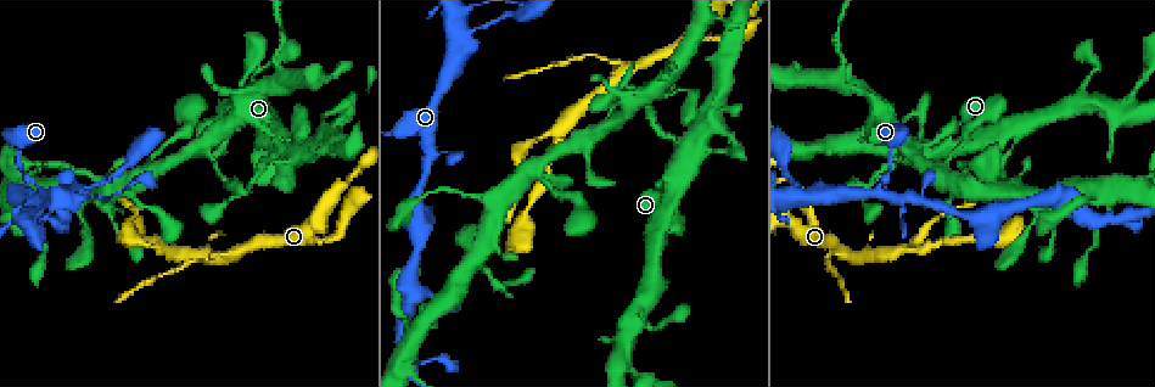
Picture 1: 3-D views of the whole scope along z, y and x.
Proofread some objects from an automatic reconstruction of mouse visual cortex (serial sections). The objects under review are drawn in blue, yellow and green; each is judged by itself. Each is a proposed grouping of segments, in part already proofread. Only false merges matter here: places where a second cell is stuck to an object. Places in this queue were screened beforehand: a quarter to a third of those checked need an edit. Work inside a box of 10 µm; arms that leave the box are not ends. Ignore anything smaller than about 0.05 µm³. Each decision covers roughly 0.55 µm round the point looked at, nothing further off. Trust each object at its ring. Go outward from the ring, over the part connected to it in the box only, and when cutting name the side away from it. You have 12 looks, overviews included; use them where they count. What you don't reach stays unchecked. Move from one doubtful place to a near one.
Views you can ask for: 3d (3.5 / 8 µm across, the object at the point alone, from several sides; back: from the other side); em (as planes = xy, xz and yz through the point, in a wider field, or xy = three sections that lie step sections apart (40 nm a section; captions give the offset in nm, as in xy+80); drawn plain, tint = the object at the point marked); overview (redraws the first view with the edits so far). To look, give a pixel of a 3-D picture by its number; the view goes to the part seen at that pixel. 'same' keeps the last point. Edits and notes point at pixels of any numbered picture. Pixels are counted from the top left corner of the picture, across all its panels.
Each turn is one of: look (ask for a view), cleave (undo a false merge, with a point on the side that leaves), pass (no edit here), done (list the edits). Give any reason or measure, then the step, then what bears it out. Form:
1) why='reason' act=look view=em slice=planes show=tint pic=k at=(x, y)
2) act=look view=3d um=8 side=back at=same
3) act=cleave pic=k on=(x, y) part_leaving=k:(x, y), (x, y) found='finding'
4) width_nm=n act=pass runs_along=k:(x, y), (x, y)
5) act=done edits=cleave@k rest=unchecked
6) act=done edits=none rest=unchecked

why='thick turns thin' act=look view=3d um=3.5 pic=1 at=(699, 147)

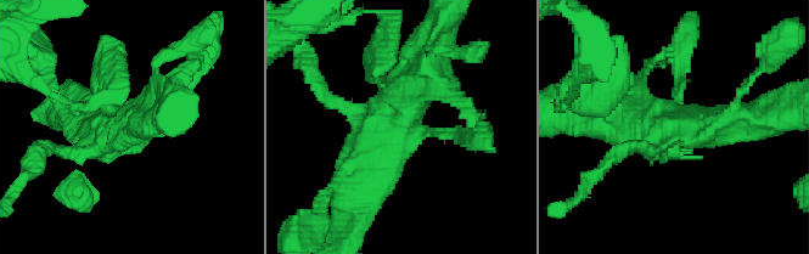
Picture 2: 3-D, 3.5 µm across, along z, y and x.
why='need the tissue' act=look view=em slice=planes show=tint pic=2 at=(668, 128)

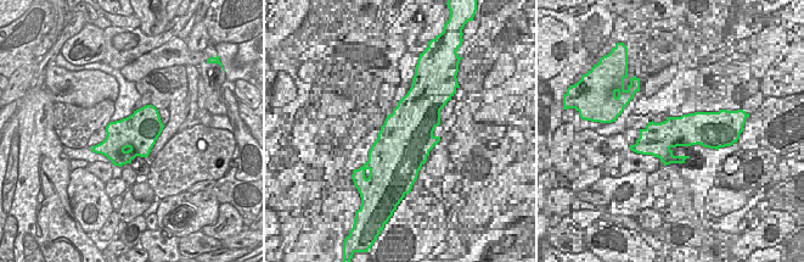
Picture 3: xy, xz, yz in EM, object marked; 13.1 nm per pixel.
act=pass runs_along=2:(354, 188), (395, 123), (325, 95) found='one cell here'

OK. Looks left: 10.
why='sharp bend' act=look view=3d um=3.5 pic=1 at=(626, 86)

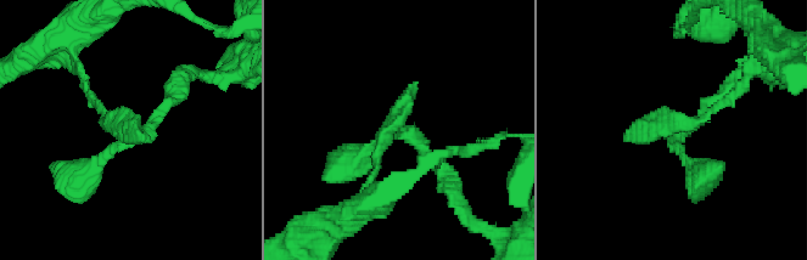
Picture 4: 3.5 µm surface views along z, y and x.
why='shape alone is not enough' act=look view=em slice=xy step=1 show=tint pic=4 at=(673, 145)

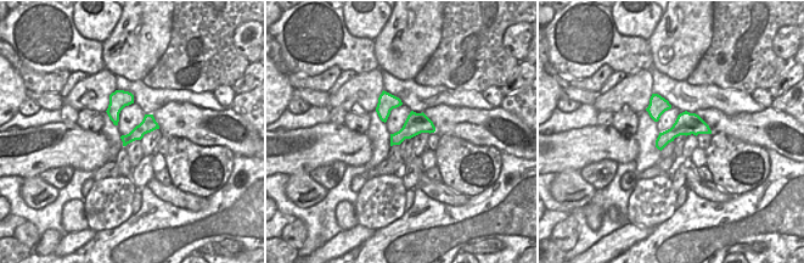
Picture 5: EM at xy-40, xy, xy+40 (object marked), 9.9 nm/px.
act=pass runs_along=4:(173, 99), (124, 143), (99, 106) found='continuous, no second cell'

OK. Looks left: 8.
act=look view=3d um=8 pic=1 at=(594, 136)

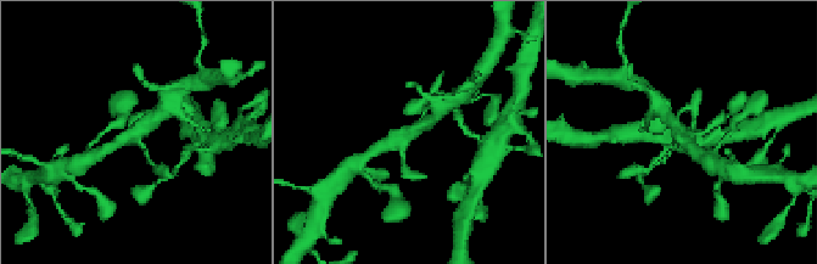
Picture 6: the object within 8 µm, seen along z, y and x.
why='closer look' act=look view=3d um=3.5 at=same

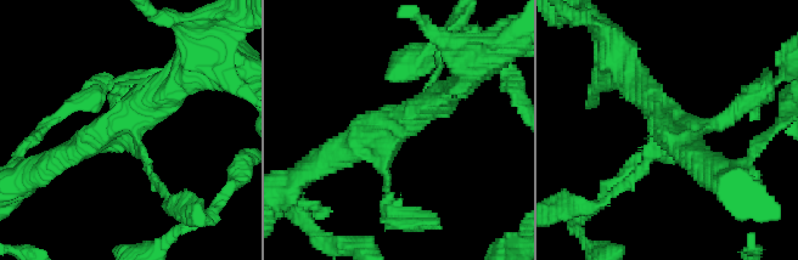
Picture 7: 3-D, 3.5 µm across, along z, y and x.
arms=4 arm_widths_nm=100,150,350,350 why='now the EM' act=look view=em slice=xy step=2 show=tint pic=7 at=(400, 124)

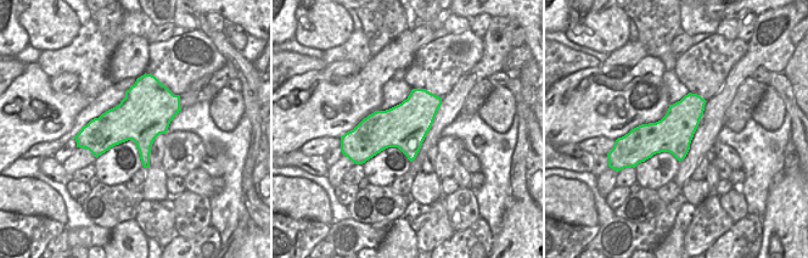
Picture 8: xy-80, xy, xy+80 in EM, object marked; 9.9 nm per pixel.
width_nm=460 act=pass runs_along=7:(434, 82), (386, 137), (333, 153) found='one cell here'

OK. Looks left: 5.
why='calibre changes' act=look view=3d um=8 pic=1 at=(878, 189)

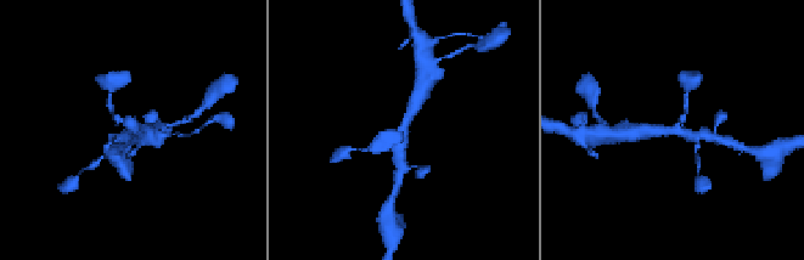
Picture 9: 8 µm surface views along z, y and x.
arms=3 arm_widths_nm=150,300,350 act=look view=em slice=planes show=tint at=same

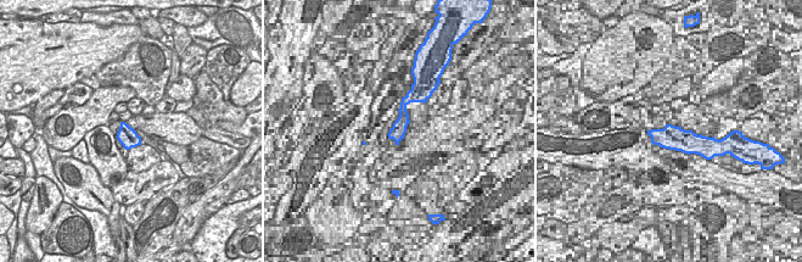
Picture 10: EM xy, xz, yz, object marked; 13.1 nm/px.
width_nm=240 act=pass runs_along=9:(686, 106), (678, 130), (712, 136) found='continuous, no second cell'

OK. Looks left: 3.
why='side arm on a straight run' act=look view=3d um=8 pic=1 at=(903, 249)

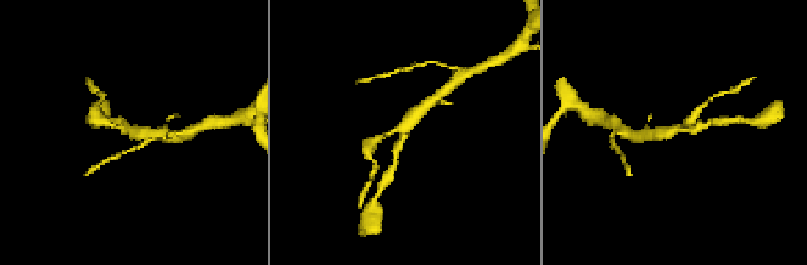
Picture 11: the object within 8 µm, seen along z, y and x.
arms=3 arm_widths_nm=150,200,350 why='shape alone is not enough' act=look view=em slice=planes show=tint at=same

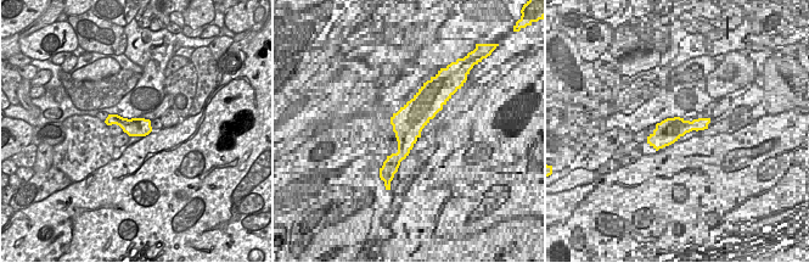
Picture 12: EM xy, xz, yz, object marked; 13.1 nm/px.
act=pass runs_along=11:(430, 102), (403, 130), (394, 159) found='continuous, no second cell'

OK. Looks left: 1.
act=done edits=none rest=unchecked

